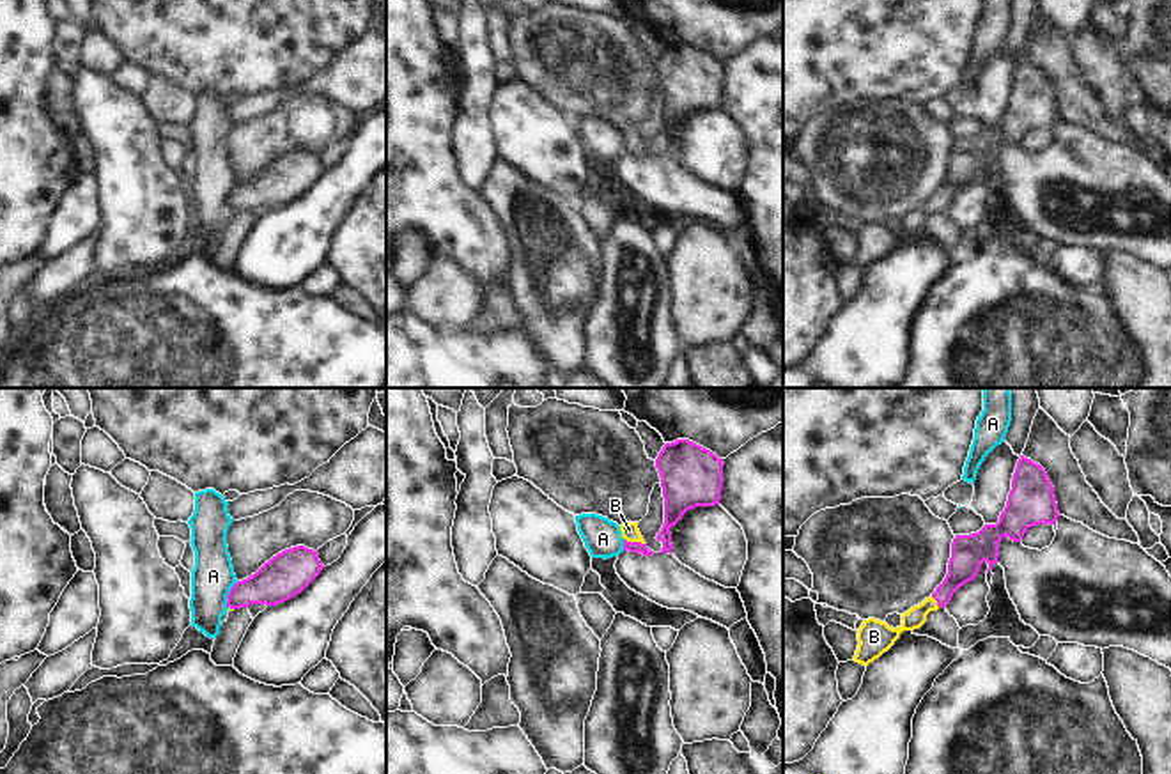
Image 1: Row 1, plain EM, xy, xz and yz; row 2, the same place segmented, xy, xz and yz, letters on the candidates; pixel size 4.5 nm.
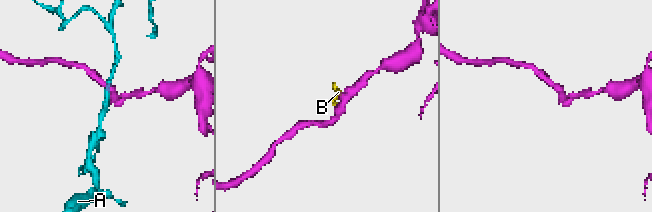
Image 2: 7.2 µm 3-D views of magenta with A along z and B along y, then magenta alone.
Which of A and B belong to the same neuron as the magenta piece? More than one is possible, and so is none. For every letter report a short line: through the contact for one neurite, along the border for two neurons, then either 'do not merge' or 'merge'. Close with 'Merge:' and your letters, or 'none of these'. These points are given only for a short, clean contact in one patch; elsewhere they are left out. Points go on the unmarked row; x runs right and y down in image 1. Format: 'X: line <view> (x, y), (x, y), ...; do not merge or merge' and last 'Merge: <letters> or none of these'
A: line xy (238, 185), (227, 199), (227, 211); do not merge
B: line xz (640, 151), (635, 146), (629, 133); merge
Merge: B

